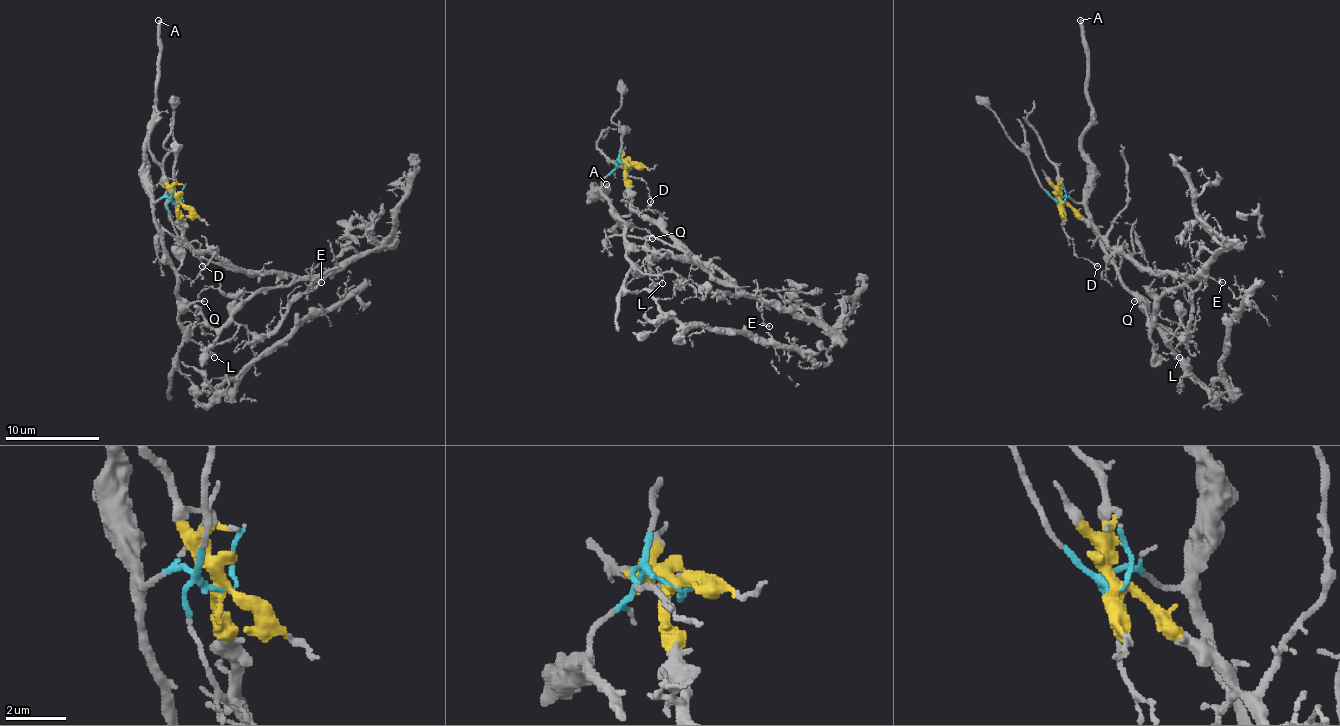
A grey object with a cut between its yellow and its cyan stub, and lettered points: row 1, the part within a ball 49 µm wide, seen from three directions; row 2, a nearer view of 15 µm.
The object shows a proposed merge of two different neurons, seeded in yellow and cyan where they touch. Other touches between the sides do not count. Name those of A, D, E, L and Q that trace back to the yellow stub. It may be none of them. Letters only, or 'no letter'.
E

